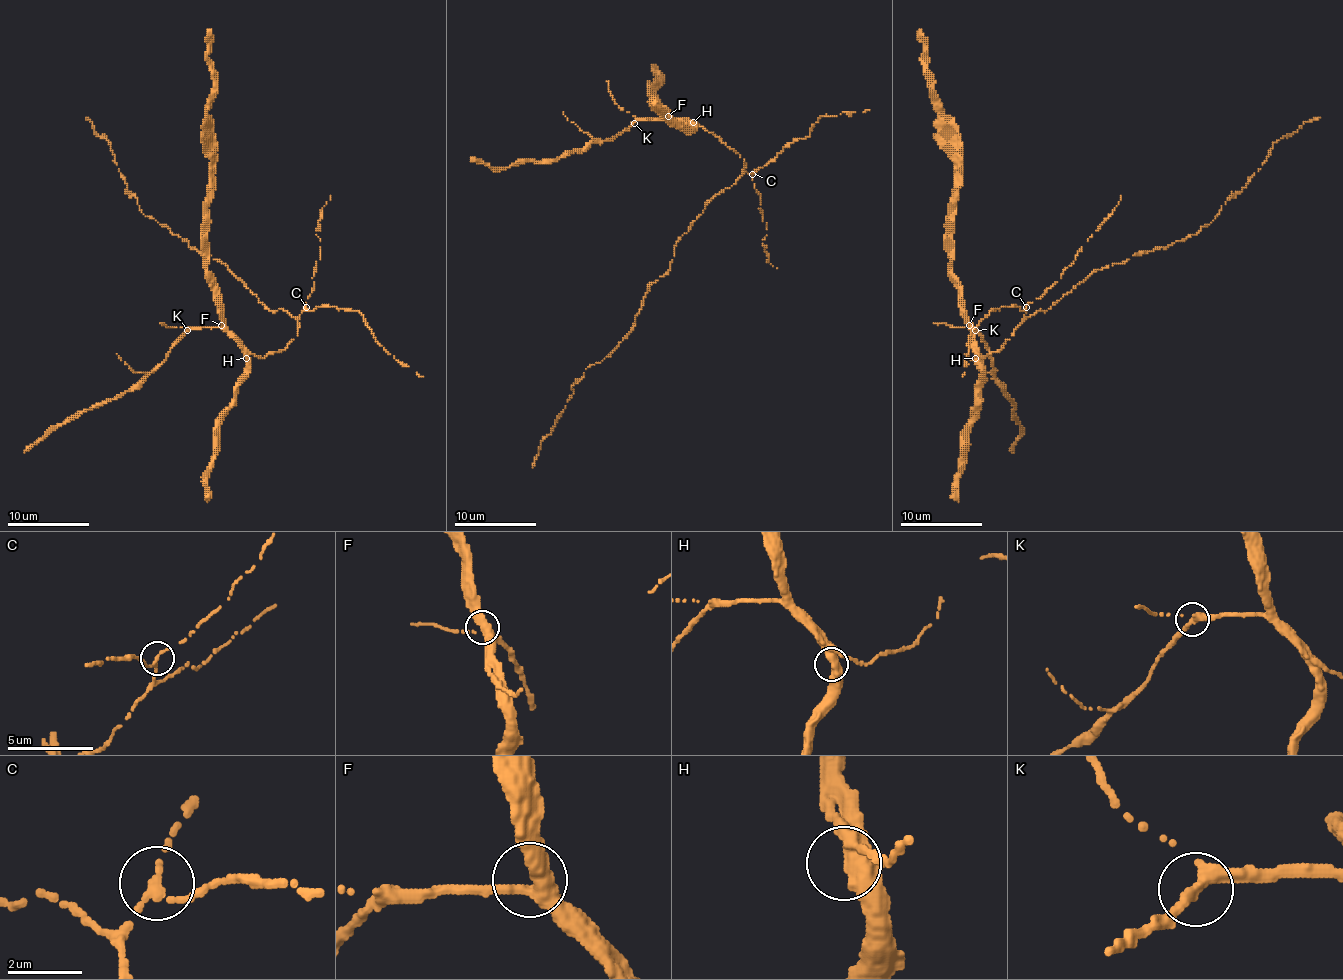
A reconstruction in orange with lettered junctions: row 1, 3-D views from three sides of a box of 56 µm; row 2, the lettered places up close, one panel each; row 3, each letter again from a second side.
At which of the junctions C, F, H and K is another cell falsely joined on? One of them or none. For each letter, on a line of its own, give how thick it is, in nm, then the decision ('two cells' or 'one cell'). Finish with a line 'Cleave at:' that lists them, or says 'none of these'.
C: calibre 240 nm; one cell
F: calibre 380 nm; one cell
H: calibre 380 nm; one cell
K: calibre 360 nm; one cell
Cleave at: none of these

